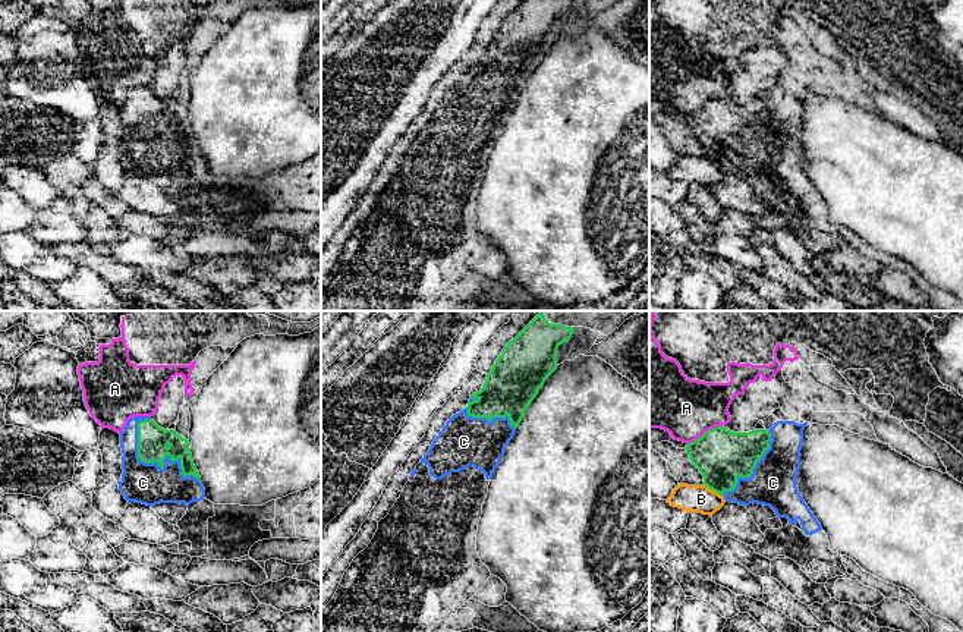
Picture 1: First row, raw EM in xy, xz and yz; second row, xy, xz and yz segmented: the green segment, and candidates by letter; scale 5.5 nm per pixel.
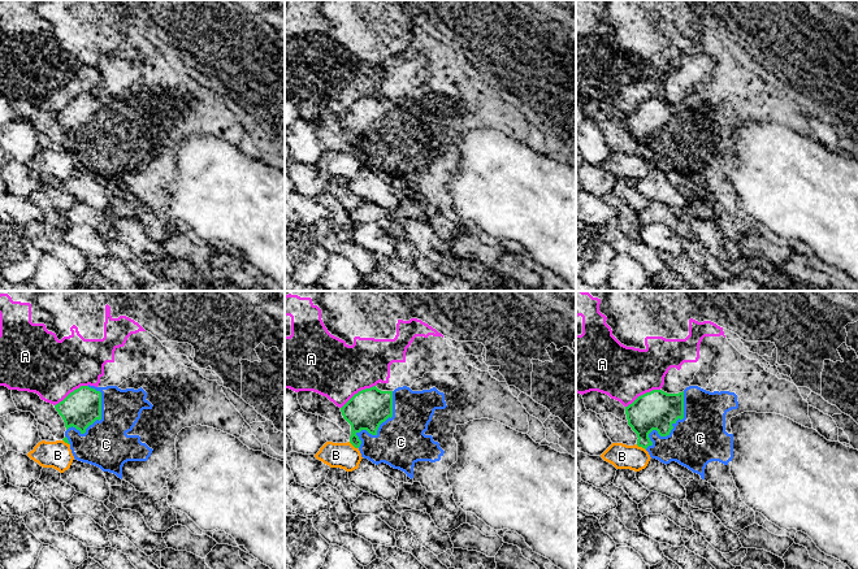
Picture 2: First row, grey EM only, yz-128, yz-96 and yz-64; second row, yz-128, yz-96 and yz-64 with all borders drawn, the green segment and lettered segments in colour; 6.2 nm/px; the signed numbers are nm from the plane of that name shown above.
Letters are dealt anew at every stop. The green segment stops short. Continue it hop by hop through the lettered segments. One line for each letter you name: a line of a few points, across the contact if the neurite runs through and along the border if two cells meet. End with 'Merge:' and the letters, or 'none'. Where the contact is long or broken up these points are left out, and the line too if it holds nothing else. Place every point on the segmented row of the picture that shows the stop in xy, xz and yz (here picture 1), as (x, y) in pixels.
Merge: C

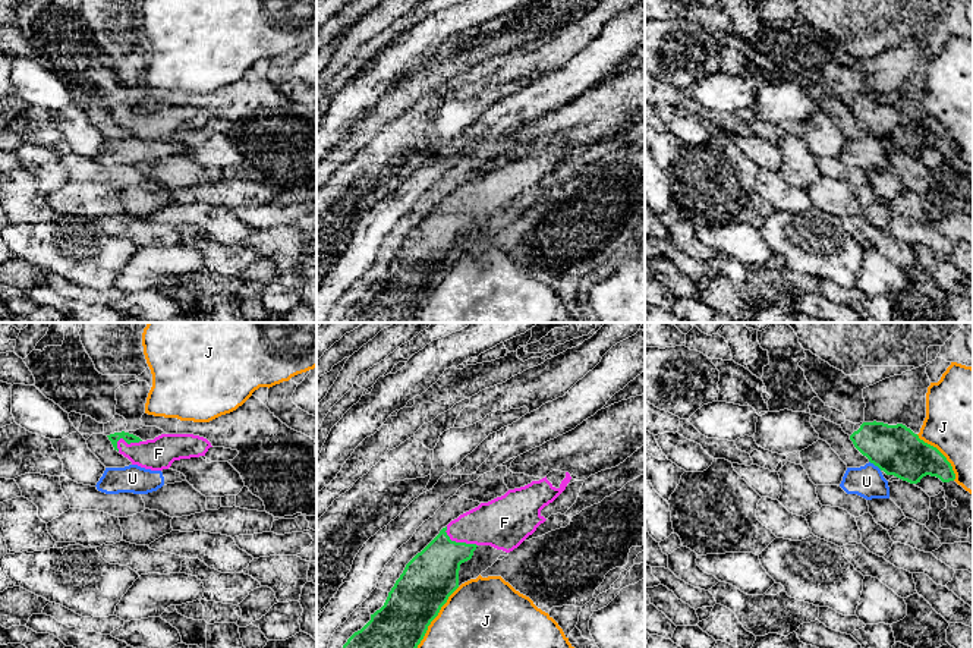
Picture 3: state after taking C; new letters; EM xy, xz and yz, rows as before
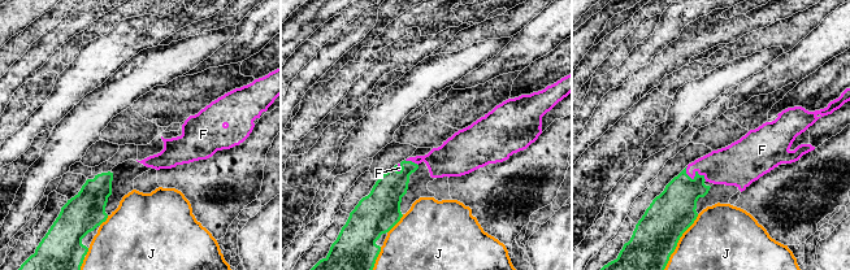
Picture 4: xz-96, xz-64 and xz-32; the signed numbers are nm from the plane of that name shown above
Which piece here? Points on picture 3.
F: xz (431, 576), (438, 562), (457, 543), (472, 528), (498, 524)
Merge: F

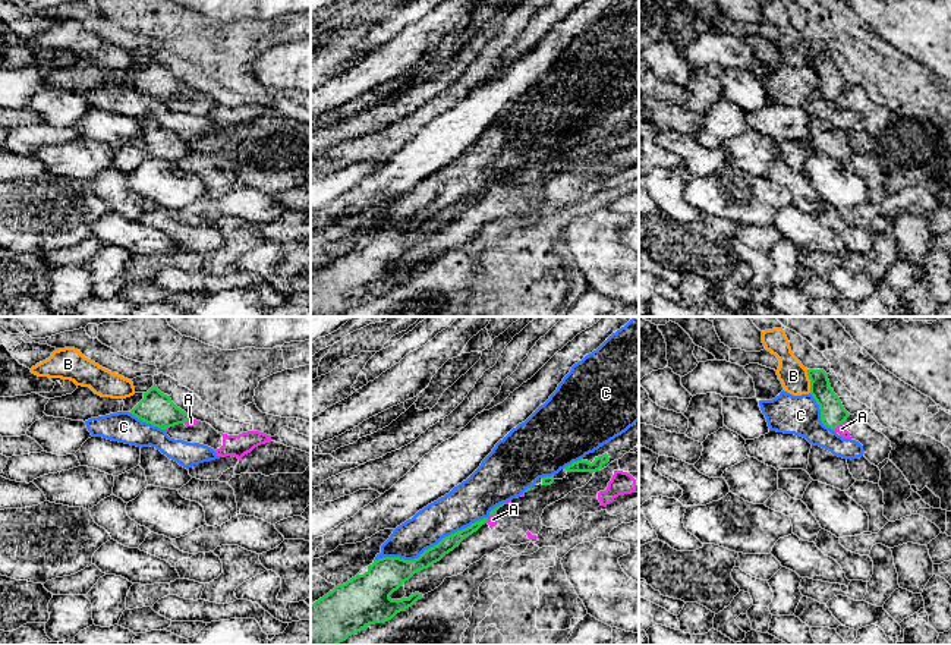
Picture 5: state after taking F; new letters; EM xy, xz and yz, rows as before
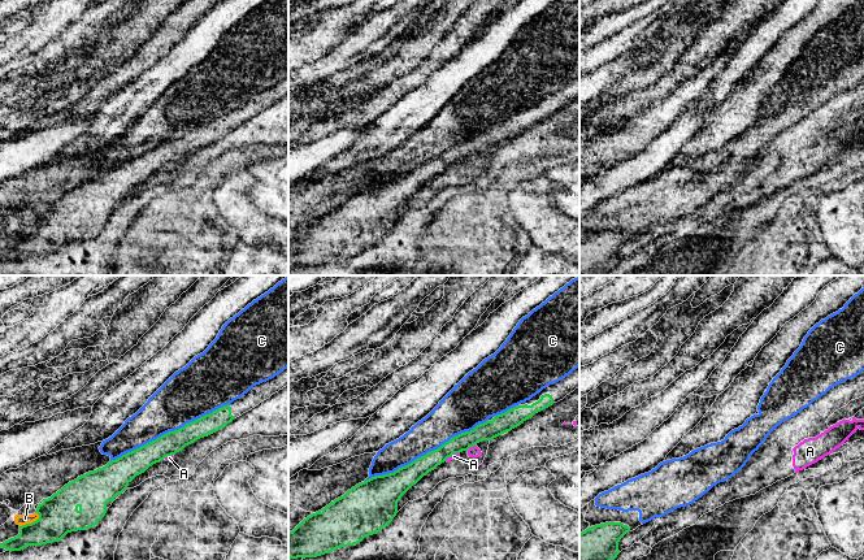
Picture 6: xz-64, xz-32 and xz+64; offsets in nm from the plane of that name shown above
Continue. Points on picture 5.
Merge: none

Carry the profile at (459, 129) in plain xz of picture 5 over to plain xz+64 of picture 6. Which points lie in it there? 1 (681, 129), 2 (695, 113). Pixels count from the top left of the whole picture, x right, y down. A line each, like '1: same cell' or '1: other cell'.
1: same cell
2: same cell

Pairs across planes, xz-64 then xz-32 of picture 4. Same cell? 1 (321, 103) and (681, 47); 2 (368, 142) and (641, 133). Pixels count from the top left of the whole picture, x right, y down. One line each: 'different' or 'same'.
1: same
2: different

